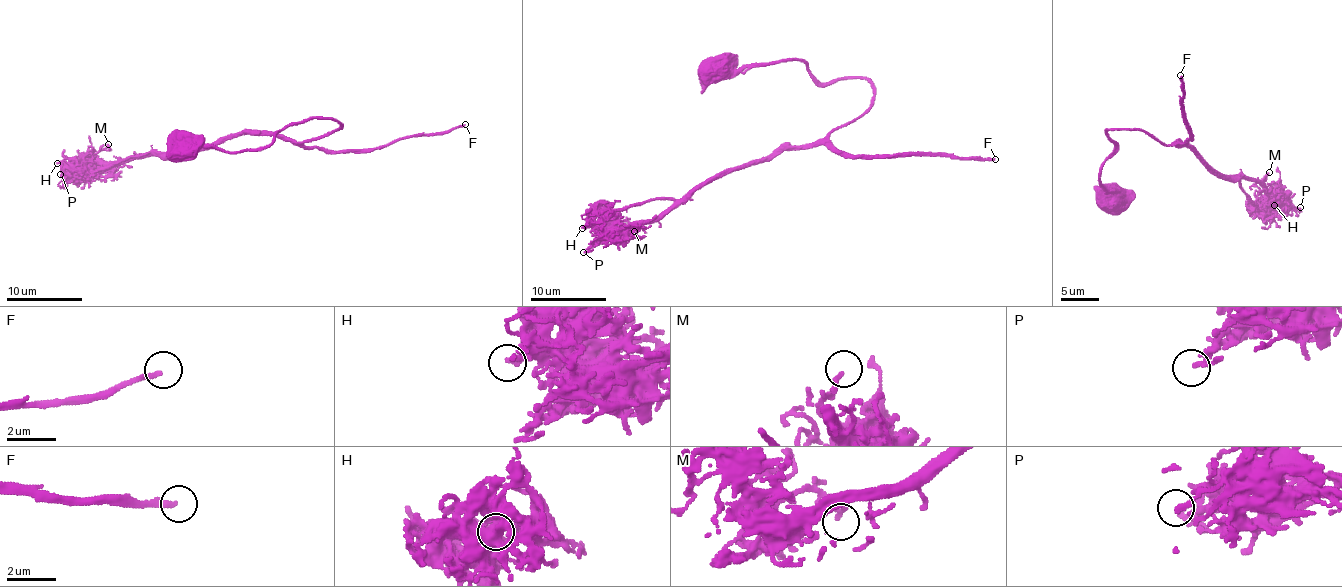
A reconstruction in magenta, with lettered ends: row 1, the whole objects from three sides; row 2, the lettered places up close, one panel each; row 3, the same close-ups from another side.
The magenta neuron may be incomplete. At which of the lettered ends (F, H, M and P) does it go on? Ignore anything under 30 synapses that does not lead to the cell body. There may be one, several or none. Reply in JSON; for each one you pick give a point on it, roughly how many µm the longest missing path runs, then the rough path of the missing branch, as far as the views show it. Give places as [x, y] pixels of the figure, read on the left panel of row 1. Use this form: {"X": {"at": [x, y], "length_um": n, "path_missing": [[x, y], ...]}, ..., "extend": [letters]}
{"F": {"at": [465, 124], "length_um": 80}, "extend": ["F"]}

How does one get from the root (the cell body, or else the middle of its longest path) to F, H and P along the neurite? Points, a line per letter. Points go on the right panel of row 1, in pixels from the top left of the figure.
F: (1114, 198), (1099, 177), (1115, 148), (1107, 128), (1149, 133), (1167, 144), (1189, 140), (1180, 75)
H: (1114, 198), (1099, 177), (1115, 148), (1107, 128), (1179, 141), (1210, 169), (1260, 184), (1274, 205)
P: (1114, 198), (1099, 177), (1115, 148), (1107, 128), (1179, 141), (1210, 169), (1300, 207)

